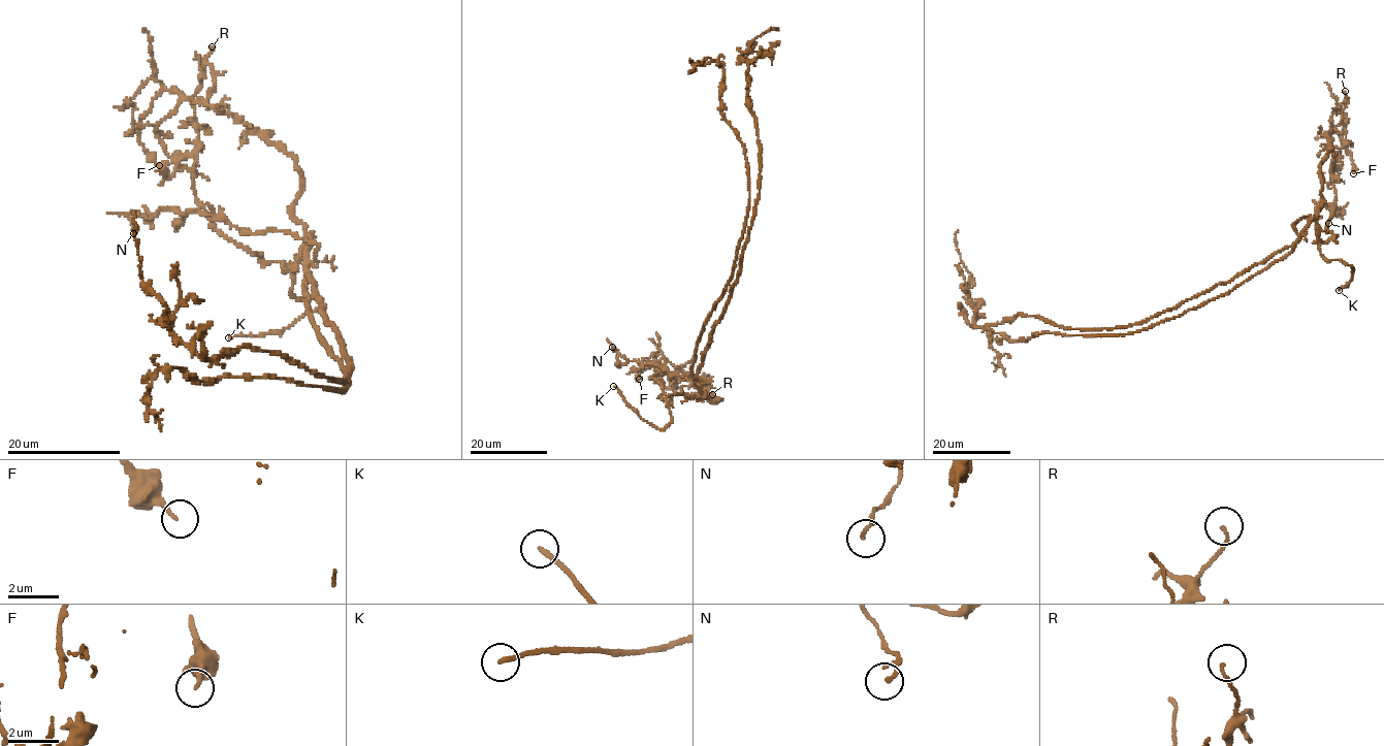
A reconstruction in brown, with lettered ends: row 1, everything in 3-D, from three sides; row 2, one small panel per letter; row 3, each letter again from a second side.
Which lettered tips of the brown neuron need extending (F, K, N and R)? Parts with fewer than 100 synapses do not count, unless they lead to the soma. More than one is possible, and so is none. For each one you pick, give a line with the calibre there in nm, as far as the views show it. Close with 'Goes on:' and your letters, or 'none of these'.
K: Thickness 180 nm
Goes on: K

